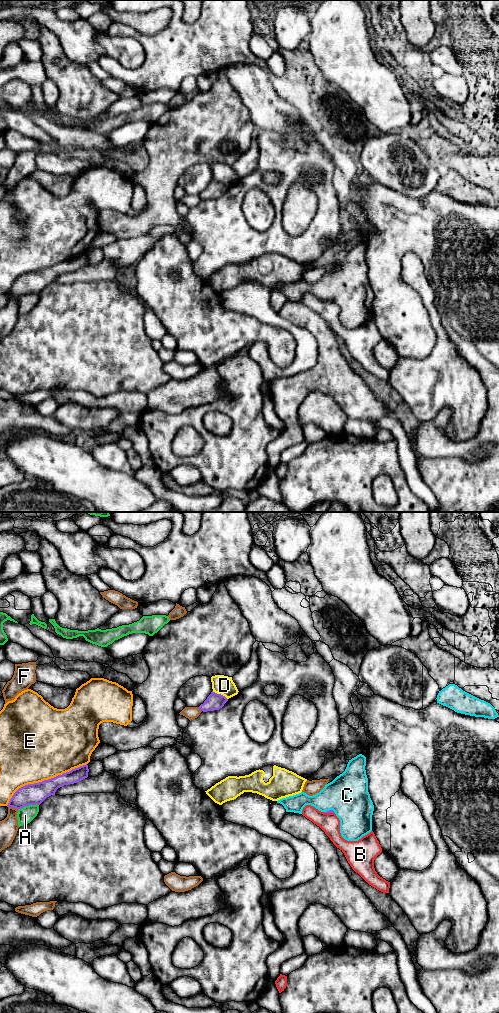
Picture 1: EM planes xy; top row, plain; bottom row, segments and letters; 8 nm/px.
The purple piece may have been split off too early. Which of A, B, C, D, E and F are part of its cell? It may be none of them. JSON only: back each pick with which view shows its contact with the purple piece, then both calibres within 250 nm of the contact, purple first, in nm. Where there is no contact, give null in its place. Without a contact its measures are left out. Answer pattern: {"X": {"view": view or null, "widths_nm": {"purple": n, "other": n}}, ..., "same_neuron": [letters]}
{"same_neuron": []}

